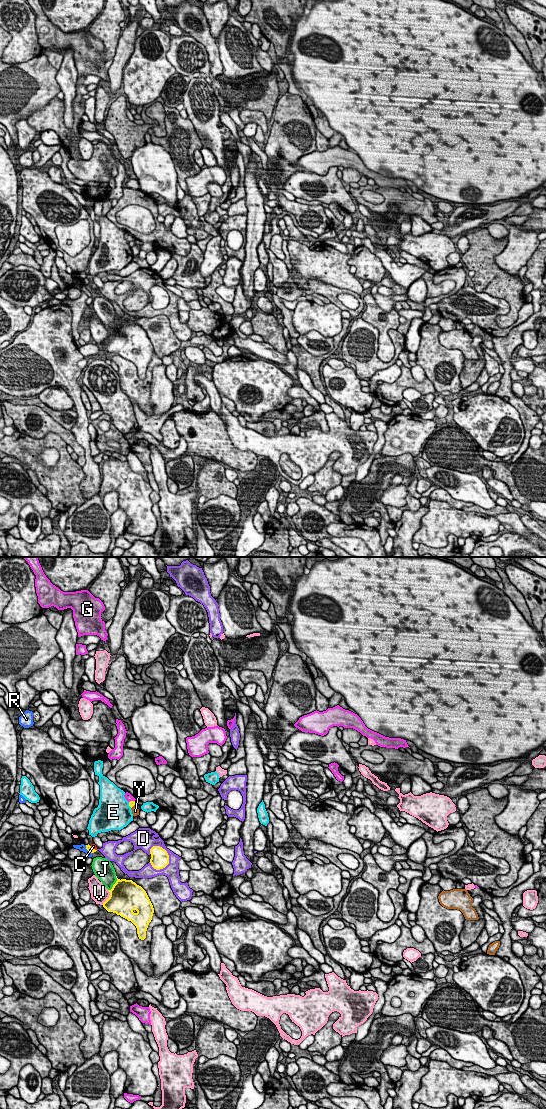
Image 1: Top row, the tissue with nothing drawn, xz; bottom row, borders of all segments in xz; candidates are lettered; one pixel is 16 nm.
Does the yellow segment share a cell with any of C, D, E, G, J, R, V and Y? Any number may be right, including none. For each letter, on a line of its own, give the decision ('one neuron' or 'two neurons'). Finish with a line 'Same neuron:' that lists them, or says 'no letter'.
C: two neurons
D: two neurons
E: two neurons
G: two neurons
J: two neurons
R: two neurons
V: two neurons
Y: two neurons
Same neuron: no letter

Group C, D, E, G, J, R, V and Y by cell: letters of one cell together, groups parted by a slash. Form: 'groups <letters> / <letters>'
groups C J / D / E / G / R / V / Y

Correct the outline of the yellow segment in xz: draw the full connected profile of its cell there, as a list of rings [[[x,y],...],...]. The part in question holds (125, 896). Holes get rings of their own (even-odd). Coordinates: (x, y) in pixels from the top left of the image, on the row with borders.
[[[118,879],[109,898],[103,903],[108,912],[116,913],[131,921],[137,928],[139,939],[146,938],[146,931],[154,913],[146,891],[132,880]]]

